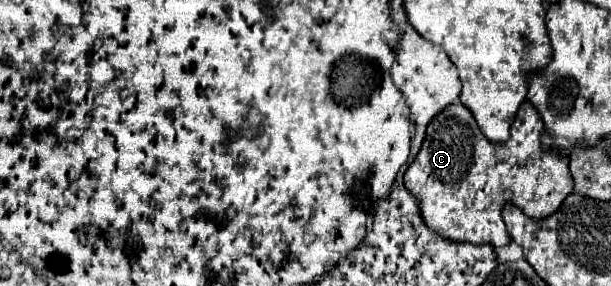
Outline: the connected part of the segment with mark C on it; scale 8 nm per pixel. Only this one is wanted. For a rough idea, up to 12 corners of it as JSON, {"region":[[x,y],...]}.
{"region":[[531,101],[489,141],[463,103],[427,125],[405,171],[447,241],[509,241],[573,191]]}

